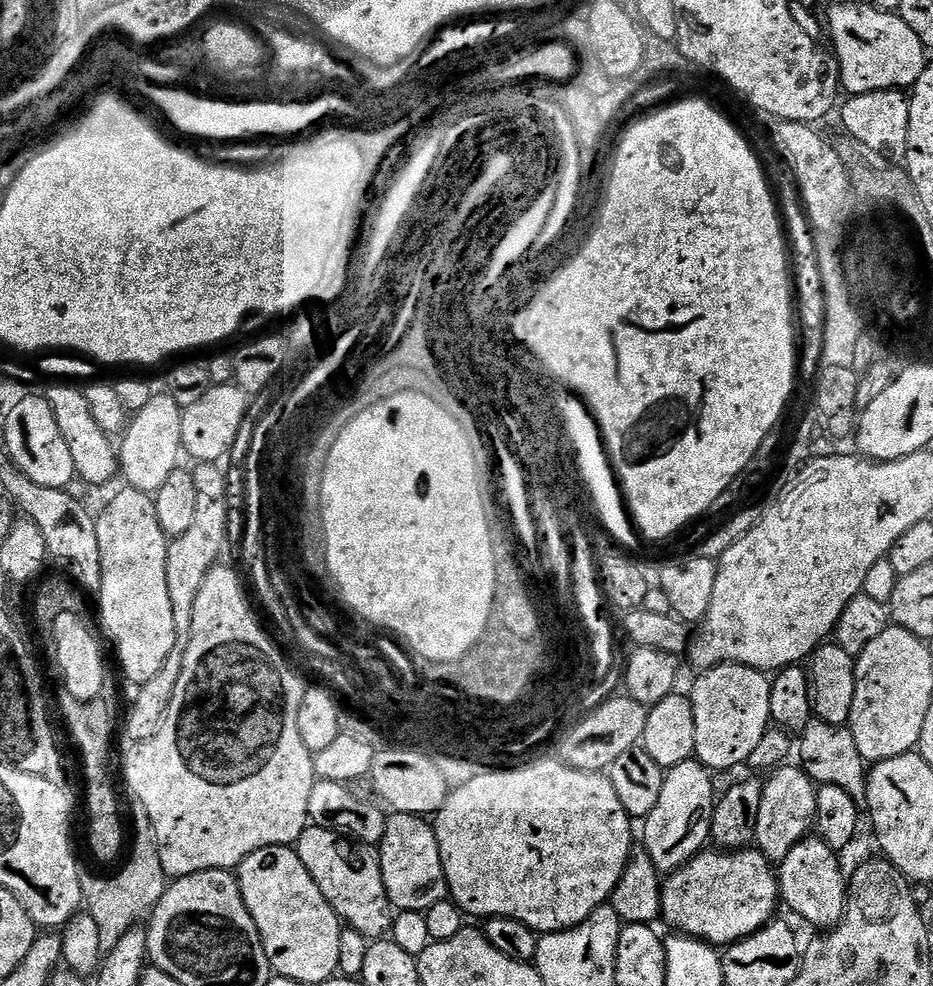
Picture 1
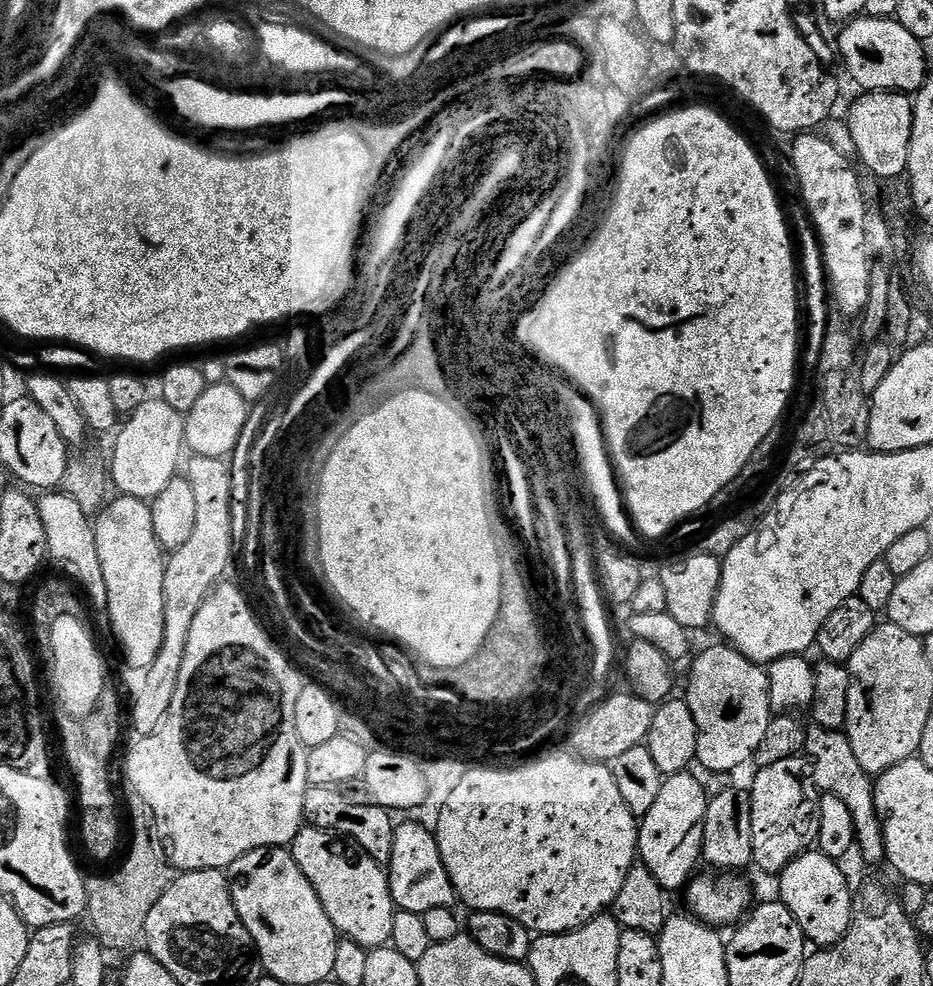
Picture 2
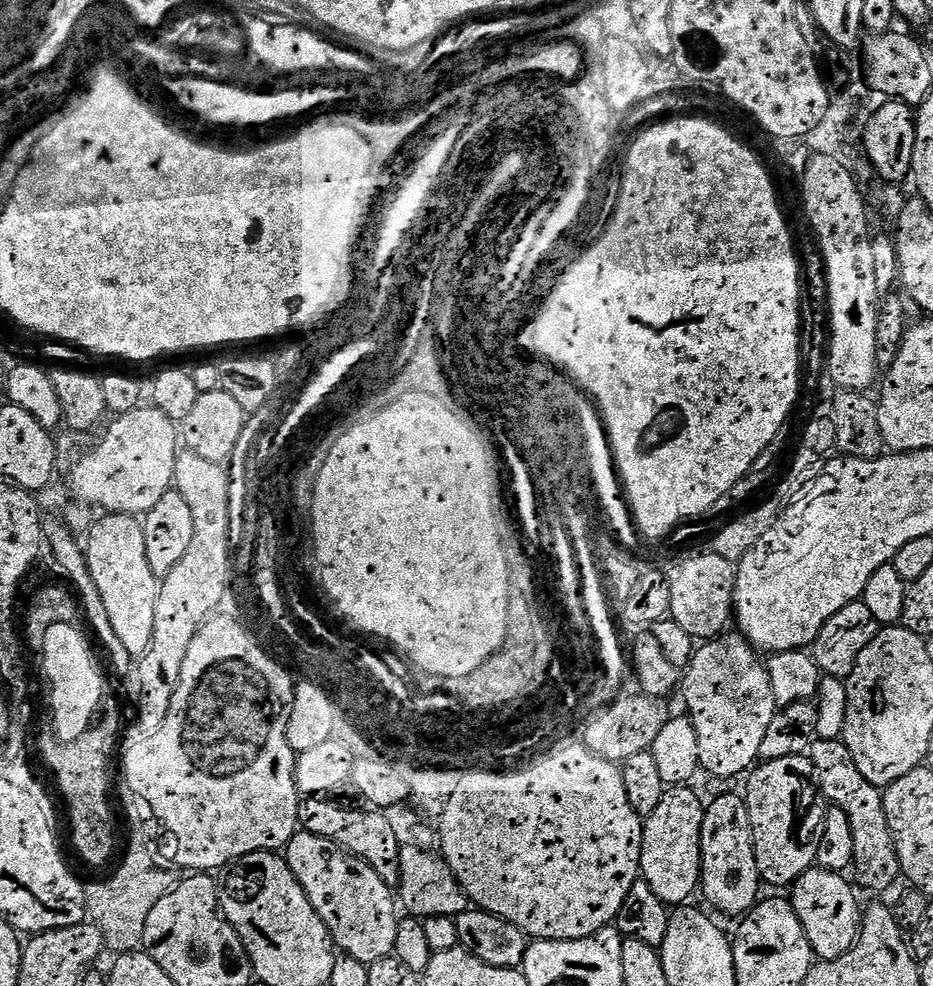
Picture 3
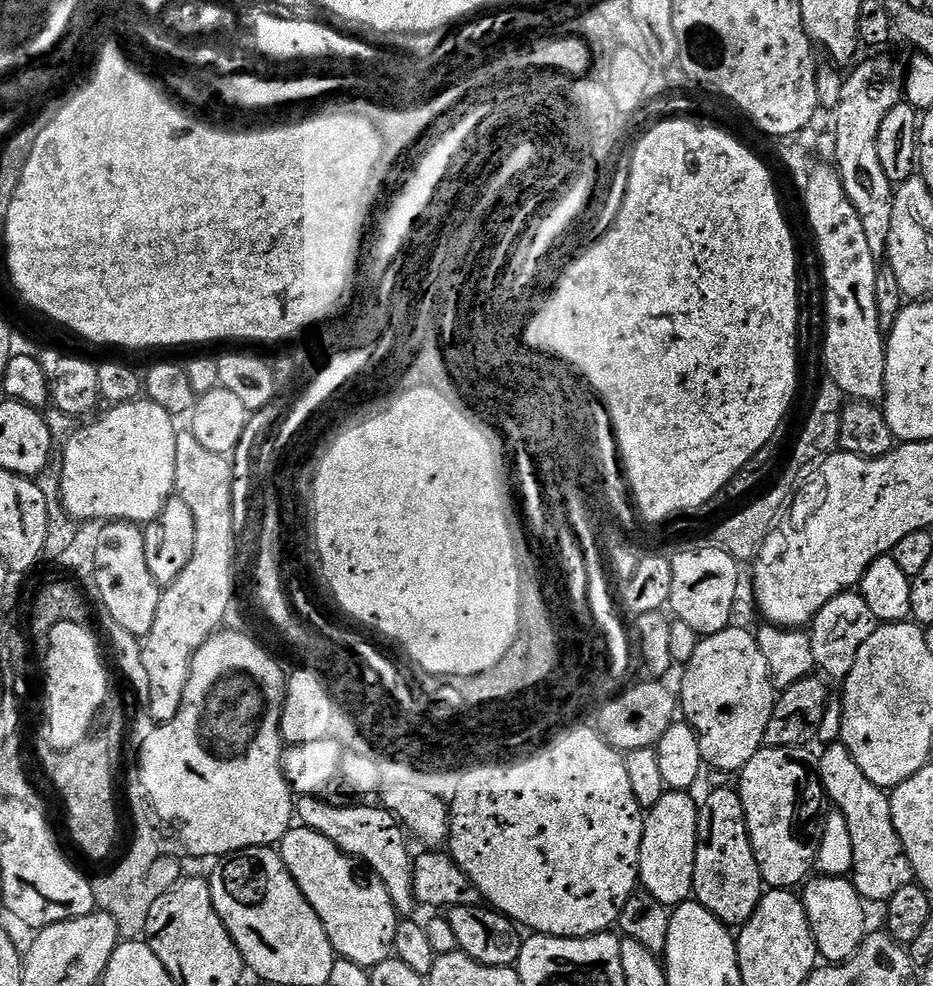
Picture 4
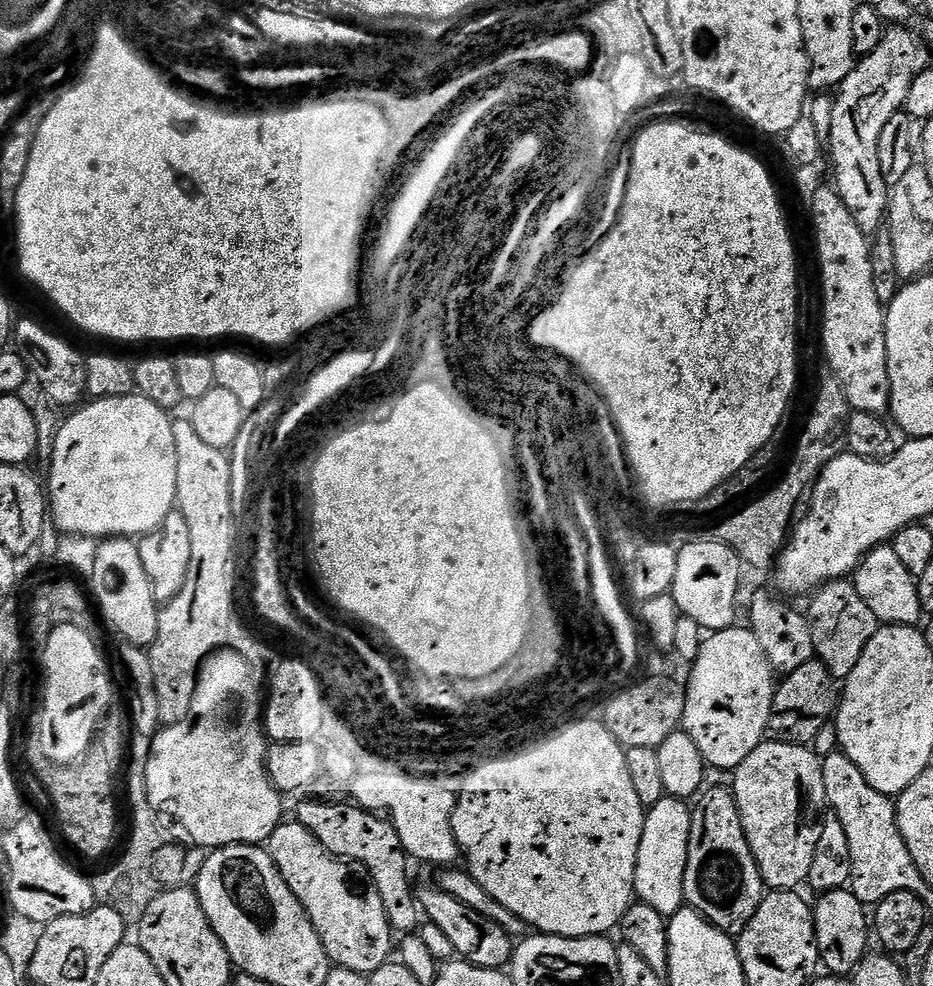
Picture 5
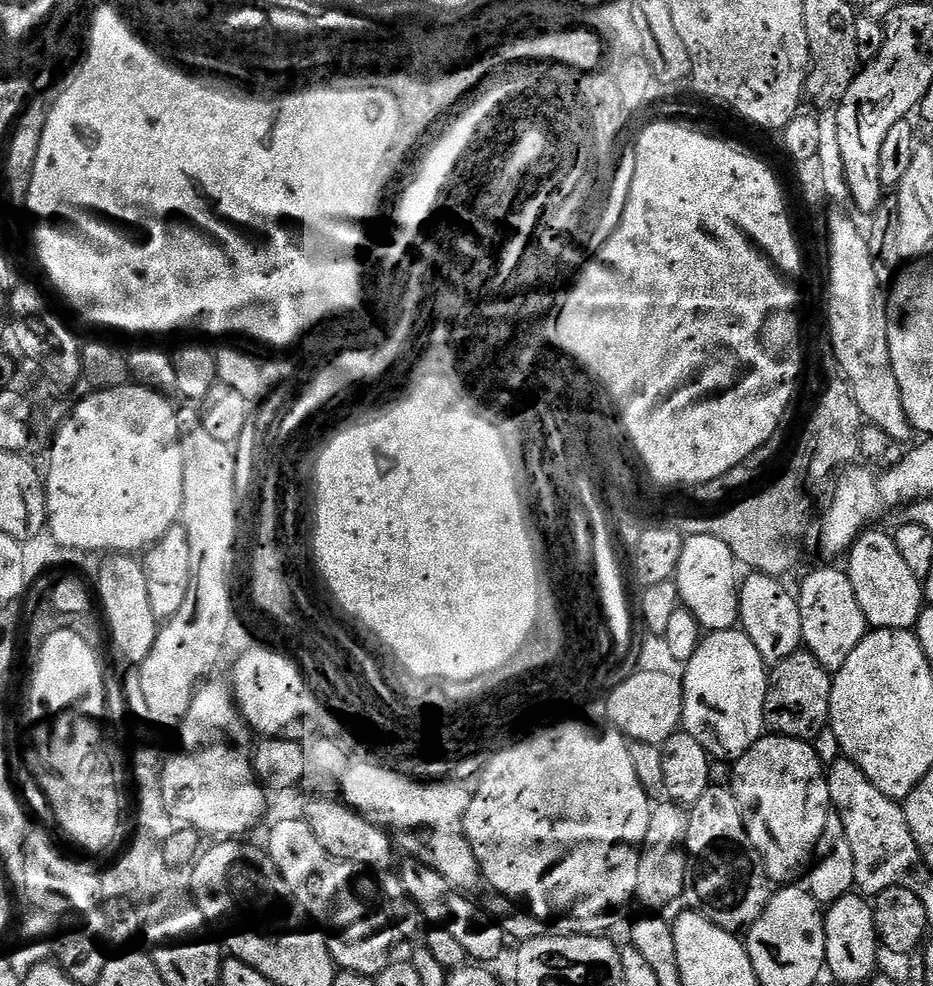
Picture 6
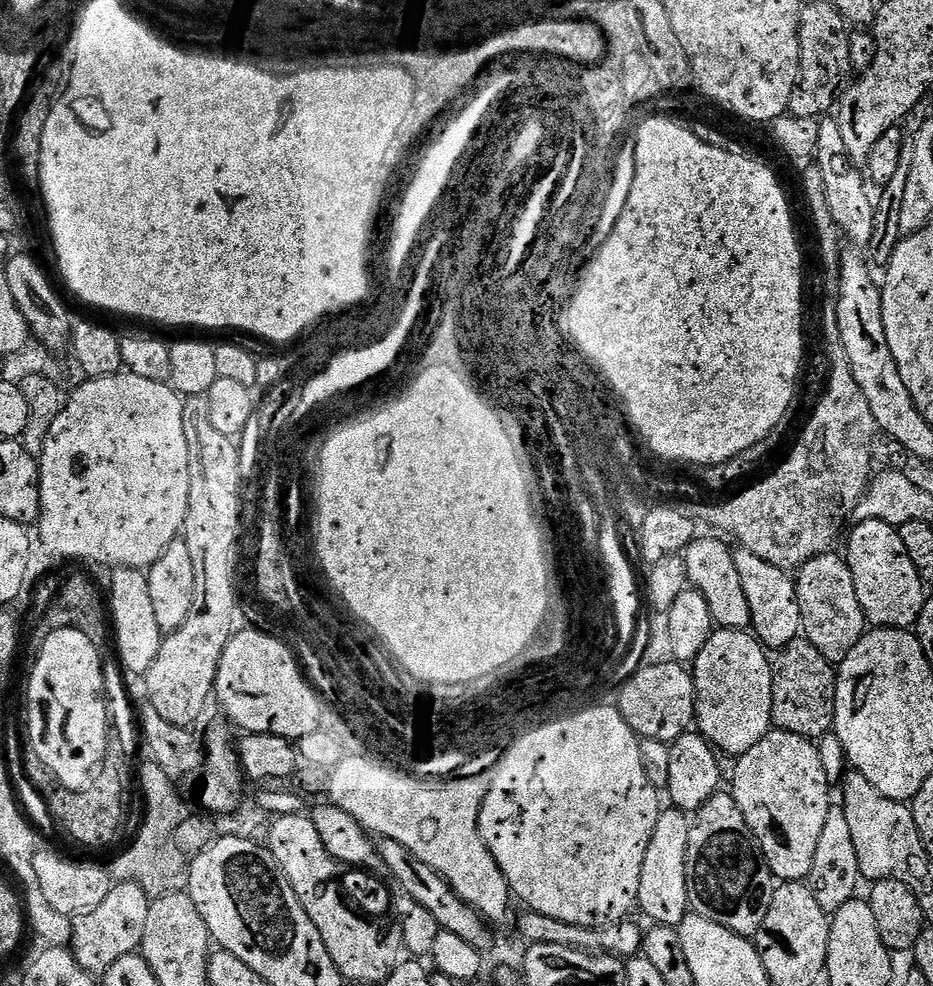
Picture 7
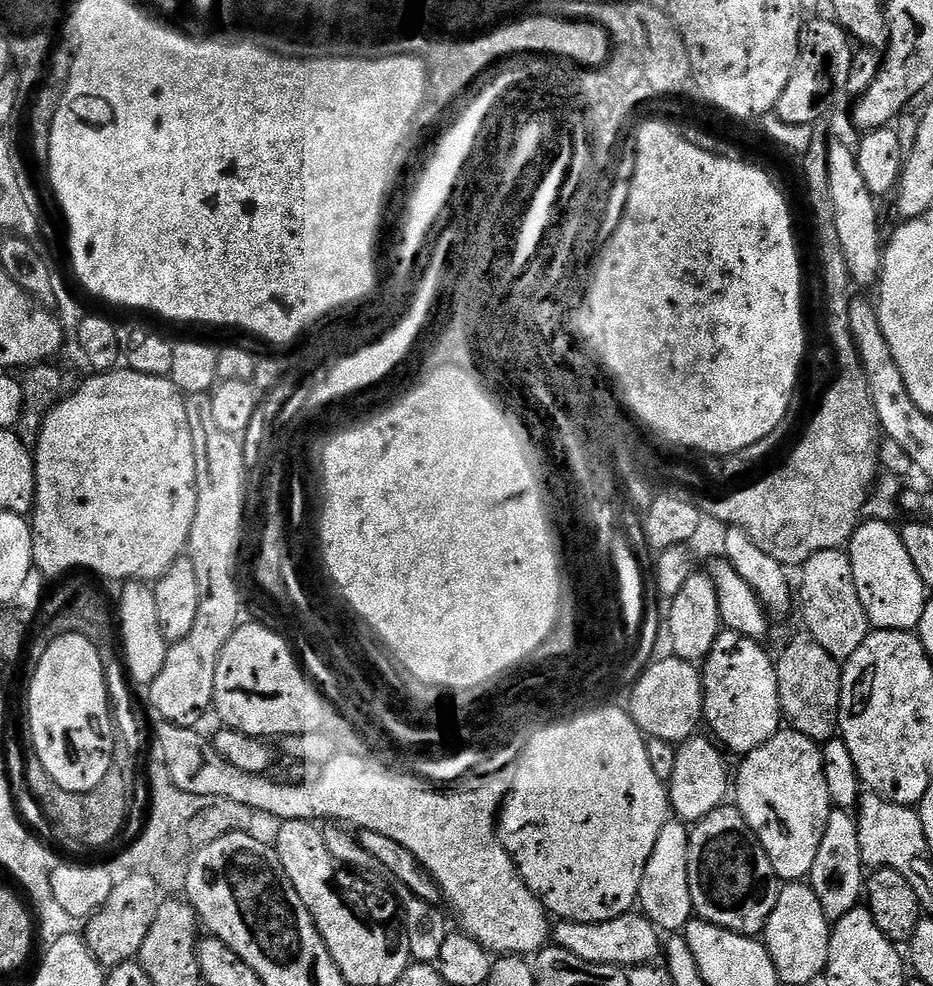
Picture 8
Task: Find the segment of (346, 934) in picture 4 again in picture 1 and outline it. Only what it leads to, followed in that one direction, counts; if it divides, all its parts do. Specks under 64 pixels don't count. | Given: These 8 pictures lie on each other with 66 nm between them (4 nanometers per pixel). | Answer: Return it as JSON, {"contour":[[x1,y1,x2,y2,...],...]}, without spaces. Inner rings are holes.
{"contour":[[315,826,305,828,294,847,306,870,310,870,310,878,318,882,318,890,322,890,326,902,330,902,337,916,351,931,372,942,391,933,394,909,382,882,380,858,375,847]]}

